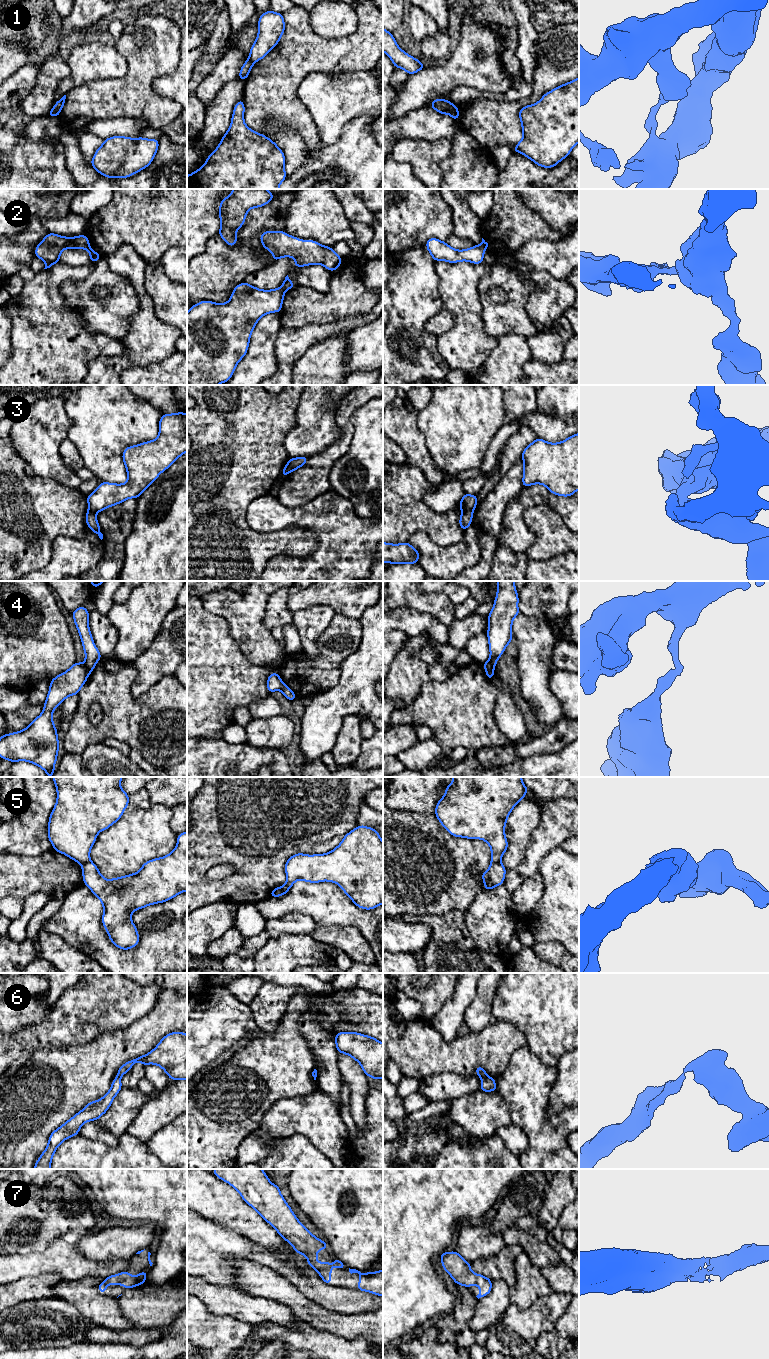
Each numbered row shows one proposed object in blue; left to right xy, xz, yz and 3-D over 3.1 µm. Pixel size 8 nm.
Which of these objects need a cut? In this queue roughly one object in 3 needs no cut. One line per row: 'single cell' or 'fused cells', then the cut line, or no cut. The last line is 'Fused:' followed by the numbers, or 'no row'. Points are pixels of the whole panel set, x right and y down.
1: fused cells | yz (453, 105), (450, 114)
2: fused cells | xy (89, 245), (85, 248)
3: fused cells | yz (472, 509), (462, 511)
4: fused cells | xy (84, 664), (89, 673)
5: fused cells | xz (282, 886), (282, 891), (279, 895)
6: fused cells | yz (486, 1075), (481, 1077)
7: single cell | no cut
Fused: 1, 2, 3, 4, 5, 6

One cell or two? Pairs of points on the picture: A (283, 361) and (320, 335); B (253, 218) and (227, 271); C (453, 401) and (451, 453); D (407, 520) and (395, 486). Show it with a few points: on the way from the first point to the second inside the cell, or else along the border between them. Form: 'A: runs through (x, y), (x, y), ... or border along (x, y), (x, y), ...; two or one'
A: runs through (292, 352), (311, 335); one
B: runs through (250, 231), (248, 235), (248, 250), (240, 258); one
C: runs through (453, 414), (453, 440); one
D: runs through (399, 512), (395, 508), (395, 494); one

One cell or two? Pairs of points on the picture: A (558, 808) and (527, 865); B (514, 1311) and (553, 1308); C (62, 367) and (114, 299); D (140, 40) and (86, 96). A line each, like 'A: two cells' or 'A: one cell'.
A: one cell
B: one cell
C: two cells
D: one cell

